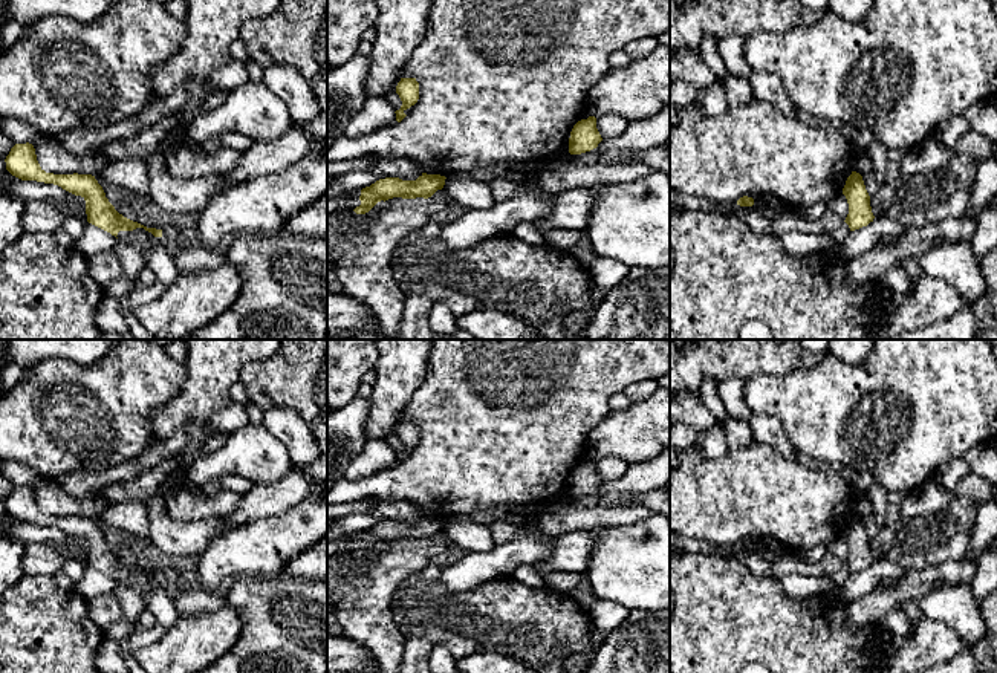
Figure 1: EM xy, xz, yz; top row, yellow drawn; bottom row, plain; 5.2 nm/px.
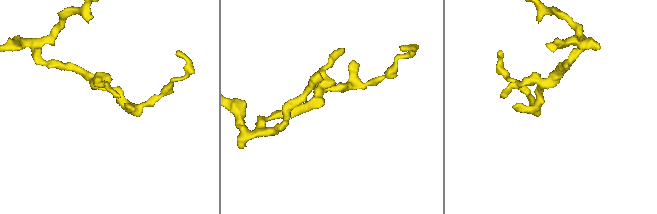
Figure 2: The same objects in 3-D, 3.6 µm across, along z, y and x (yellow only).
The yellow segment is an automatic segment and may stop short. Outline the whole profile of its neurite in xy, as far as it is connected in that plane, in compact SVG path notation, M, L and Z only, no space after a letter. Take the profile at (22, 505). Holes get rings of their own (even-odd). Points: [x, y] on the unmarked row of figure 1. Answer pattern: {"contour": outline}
{"contour": "M29 485L15 486L11 491L9 497L6 499L5 505L6 505L6 512L12 519L15 519L21 523L37 523L37 525L44 525L44 526L54 526L75 538L81 538L86 543L87 564L110 575L115 580L118 578L119 574L133 574L136 571L144 571L145 574L151 575L154 580L162 580L162 572L147 571L147 569L144 569L138 564L133 564L133 563L124 560L122 557L119 557L115 552L115 549L109 545L109 541L106 540L106 535L104 535L102 529L98 526L98 523L95 522L95 519L78 517L78 515L73 515L73 517L46 515L37 503L34 488Z"}

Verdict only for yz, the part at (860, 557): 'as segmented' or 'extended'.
as segmented

